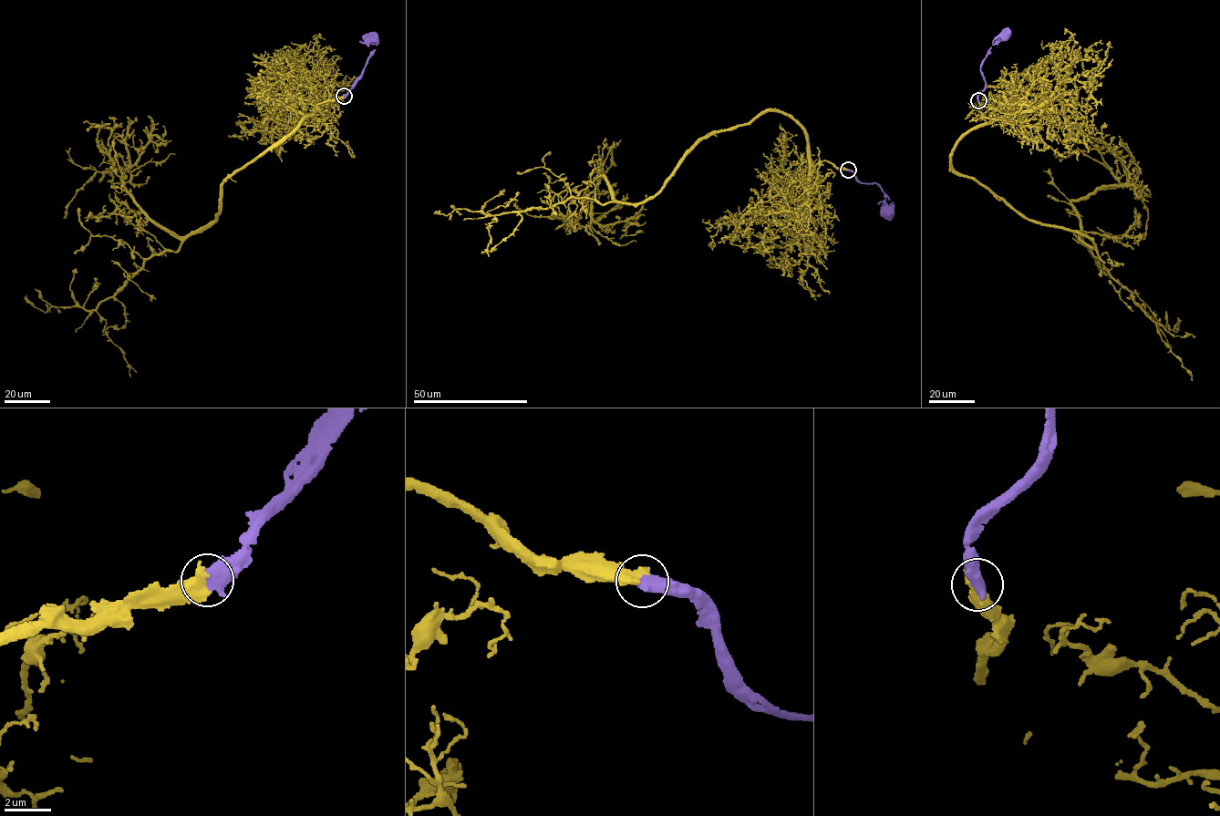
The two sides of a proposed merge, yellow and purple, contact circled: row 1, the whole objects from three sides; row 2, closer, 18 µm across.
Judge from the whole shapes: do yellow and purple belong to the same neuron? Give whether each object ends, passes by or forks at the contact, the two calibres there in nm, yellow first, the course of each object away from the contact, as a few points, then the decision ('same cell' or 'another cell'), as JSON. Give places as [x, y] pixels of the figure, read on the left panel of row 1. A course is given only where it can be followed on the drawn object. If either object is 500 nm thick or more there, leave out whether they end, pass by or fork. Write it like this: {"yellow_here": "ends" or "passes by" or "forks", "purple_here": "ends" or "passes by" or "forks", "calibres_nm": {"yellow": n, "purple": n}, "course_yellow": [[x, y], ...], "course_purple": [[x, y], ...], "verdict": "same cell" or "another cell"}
{"calibres_nm": {"yellow": 600, "purple": 650}, "course_yellow": [[344, 97], [234, 170], [214, 220], [182, 236], [149, 217], [121, 178], [162, 125]], "course_purple": [[344, 97], [356, 83], [369, 56], [375, 49], [377, 42], [373, 38]], "verdict": "same cell"}

